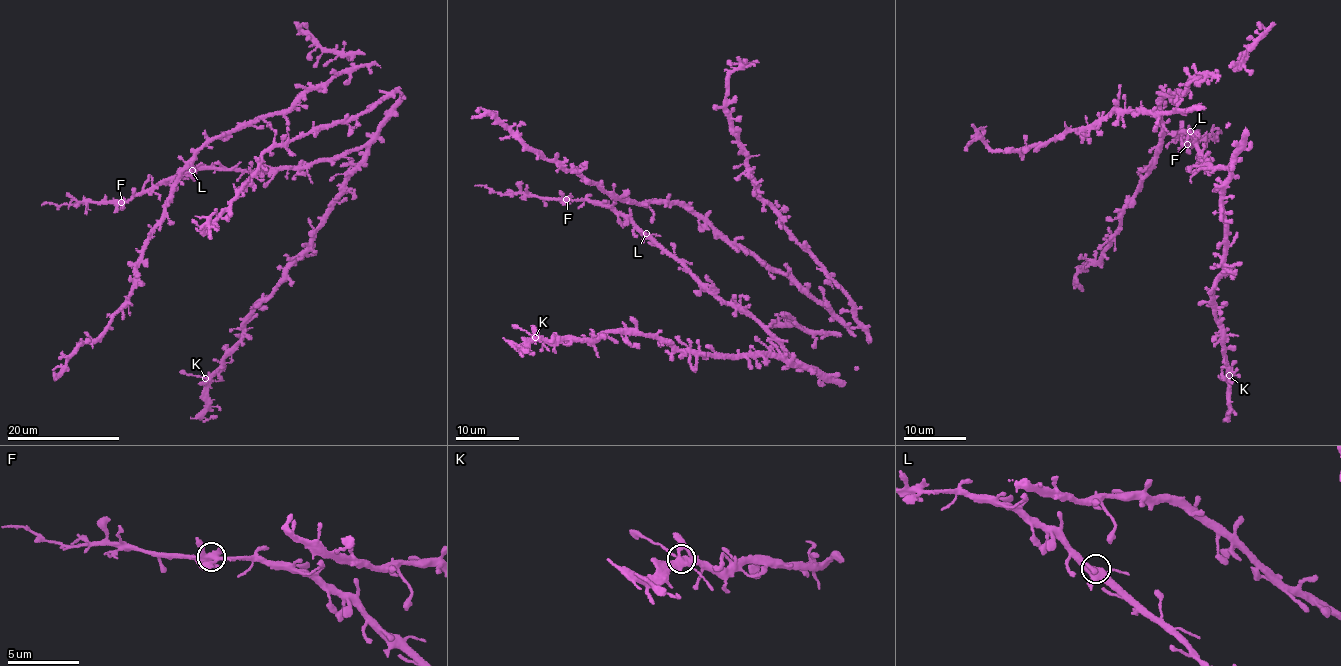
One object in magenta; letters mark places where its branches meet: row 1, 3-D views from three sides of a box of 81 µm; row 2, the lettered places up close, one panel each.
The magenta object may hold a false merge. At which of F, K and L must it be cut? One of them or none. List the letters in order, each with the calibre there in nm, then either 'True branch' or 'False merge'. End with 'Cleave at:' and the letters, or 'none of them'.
F: Thickness 440 nm. True branch
K: Thickness 360 nm. True branch
L: Thickness 440 nm. True branch
Cleave at: none of them

